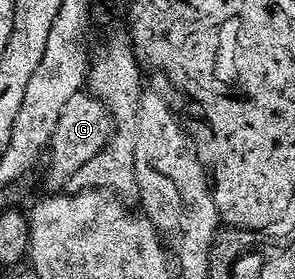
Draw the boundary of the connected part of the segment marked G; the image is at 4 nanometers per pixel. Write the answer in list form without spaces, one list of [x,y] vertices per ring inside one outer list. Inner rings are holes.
[[[82,92],[71,96],[71,100],[67,100],[67,105],[63,107],[63,113],[59,115],[59,124],[55,124],[55,132],[48,144],[49,175],[45,178],[46,184],[50,186],[48,189],[53,192],[60,191],[65,181],[68,183],[73,174],[79,172],[83,164],[87,164],[87,160],[95,157],[109,143],[109,137],[113,134],[114,129],[113,118],[107,112],[107,108],[92,94]]]

